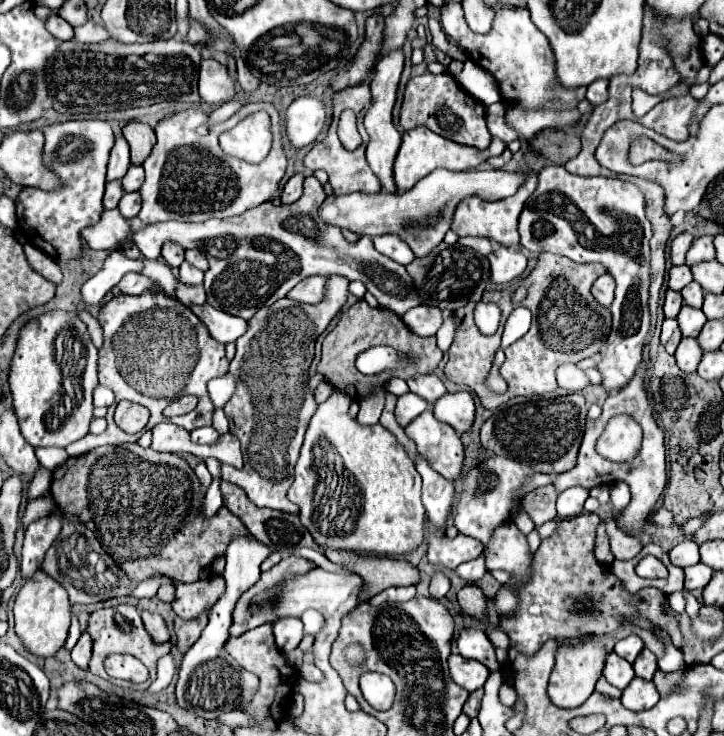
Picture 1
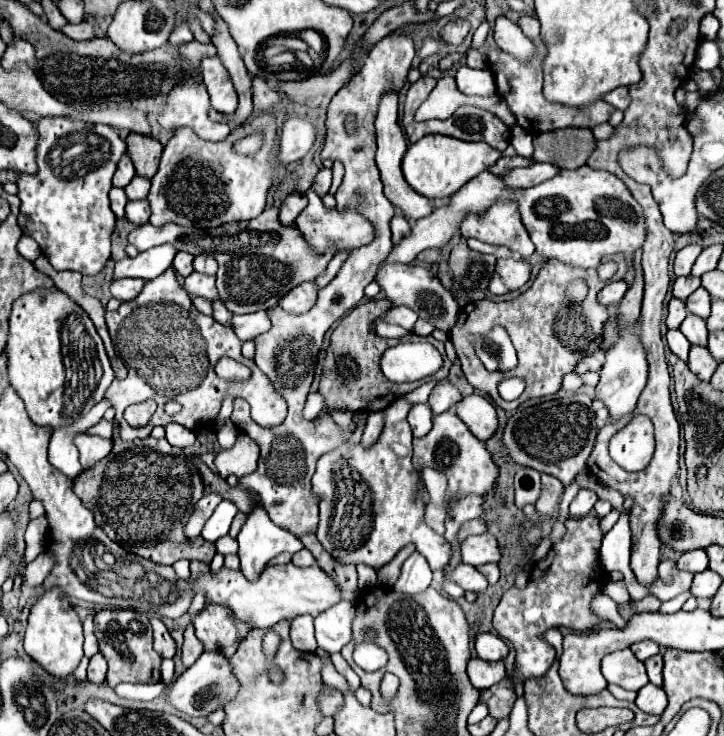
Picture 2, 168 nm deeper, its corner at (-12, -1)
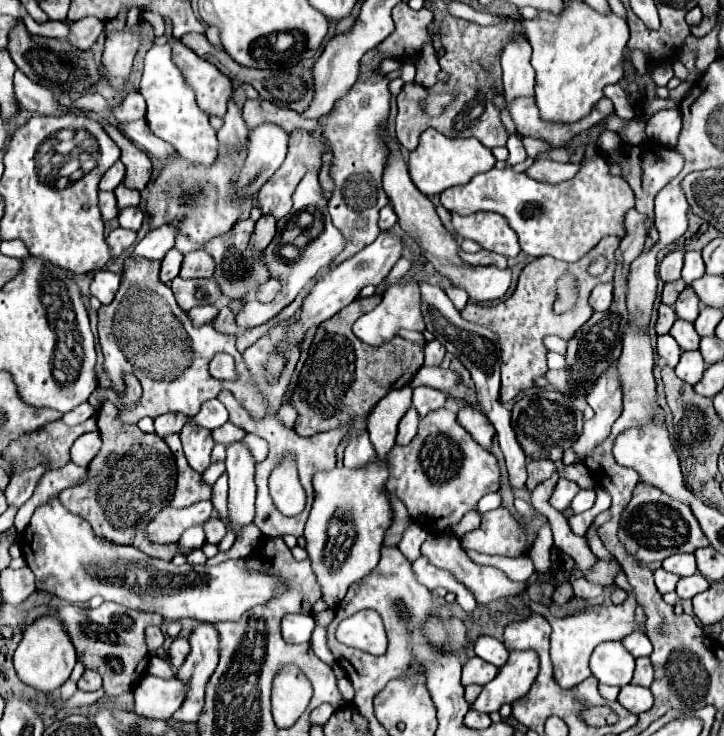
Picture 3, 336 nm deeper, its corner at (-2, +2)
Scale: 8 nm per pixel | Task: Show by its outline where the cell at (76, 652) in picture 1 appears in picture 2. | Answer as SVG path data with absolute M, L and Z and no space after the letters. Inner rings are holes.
M100 652L90 658L88 680L94 682L94 684L102 684L106 680L106 660L104 660L104 656Z

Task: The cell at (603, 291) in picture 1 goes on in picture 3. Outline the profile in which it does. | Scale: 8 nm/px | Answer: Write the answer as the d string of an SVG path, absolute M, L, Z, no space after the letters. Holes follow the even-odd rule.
M602 283L602 285L594 287L588 303L594 311L608 311L608 307L612 303L612 283Z

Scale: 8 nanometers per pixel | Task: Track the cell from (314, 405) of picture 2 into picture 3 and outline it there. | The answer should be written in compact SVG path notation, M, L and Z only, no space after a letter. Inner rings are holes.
M282 403L282 407L278 409L278 421L282 421L282 425L286 427L294 427L294 421L296 421L296 411L290 403Z

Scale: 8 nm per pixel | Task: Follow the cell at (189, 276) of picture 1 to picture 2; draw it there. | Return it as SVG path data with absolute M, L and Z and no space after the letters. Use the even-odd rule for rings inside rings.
M192 272L186 282L184 282L184 288L190 292L190 294L196 294L196 296L204 296L208 300L216 300L218 298L218 290L214 286L214 276L204 276L200 272Z

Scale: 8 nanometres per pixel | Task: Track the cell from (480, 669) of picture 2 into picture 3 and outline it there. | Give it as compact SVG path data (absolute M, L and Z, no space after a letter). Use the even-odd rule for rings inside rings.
M472 657L468 659L464 665L462 665L462 685L486 685L490 683L494 677L496 677L496 667L486 663L484 659L478 659L478 657Z

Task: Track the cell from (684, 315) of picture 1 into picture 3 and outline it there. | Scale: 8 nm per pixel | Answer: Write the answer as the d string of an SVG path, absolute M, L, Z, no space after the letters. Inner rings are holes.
M678 319L678 321L672 325L670 335L676 339L676 343L680 345L682 351L694 351L694 349L698 349L700 337L698 337L698 333L694 331L694 325L692 325L692 323L686 323L686 321Z

